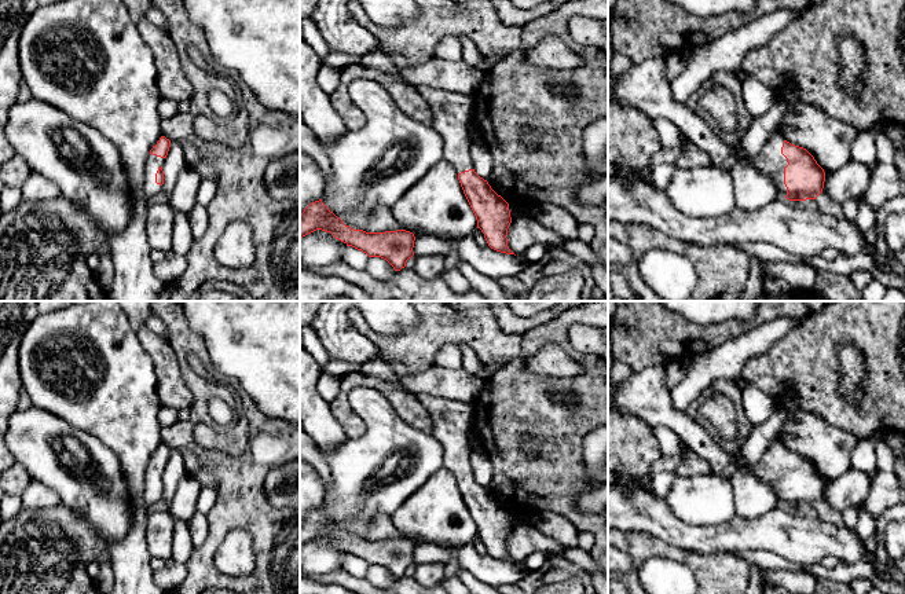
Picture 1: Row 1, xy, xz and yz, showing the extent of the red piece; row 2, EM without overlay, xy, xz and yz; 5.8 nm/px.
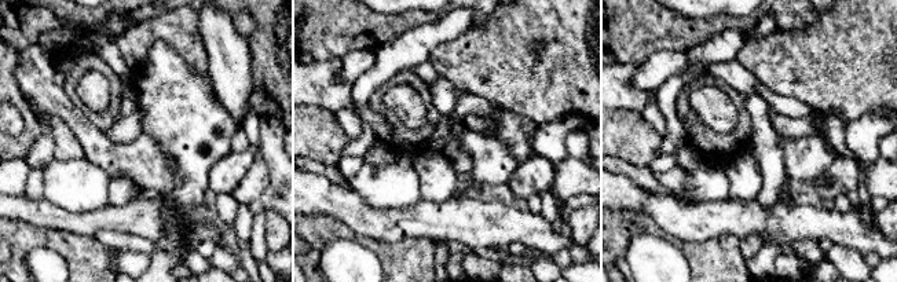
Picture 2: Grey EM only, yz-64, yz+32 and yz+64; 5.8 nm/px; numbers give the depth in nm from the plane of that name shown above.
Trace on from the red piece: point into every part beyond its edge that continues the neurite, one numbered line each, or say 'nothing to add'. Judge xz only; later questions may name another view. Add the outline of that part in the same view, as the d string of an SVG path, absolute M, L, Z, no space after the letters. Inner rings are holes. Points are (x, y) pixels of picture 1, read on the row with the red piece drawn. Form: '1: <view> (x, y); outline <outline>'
1: xz (453, 112); outline M415 85L418 94L429 106L432 128L444 142L444 160L457 173L473 169L468 125L475 114L475 98L429 85Z

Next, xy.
1: xy (151, 190); outline M149 154L143 173L143 192L149 201L161 198L162 186L155 183L155 173L164 165L165 158Z

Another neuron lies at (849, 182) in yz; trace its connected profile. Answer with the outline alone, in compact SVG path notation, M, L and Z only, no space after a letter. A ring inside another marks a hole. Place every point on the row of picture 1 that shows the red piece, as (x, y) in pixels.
M850 160L825 179L822 194L838 205L847 199L860 199L869 186L871 173L872 166Z

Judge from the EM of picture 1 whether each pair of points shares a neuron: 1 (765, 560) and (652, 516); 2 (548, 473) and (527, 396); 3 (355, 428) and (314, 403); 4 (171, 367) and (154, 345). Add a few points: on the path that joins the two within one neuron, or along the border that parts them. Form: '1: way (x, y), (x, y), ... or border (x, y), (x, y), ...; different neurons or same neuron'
1: border (733, 552), (770, 550), (775, 554); different neurons
2: way (553, 454), (550, 420), (546, 415); same neuron
3: border (329, 404), (334, 418), (348, 436); different neurons
4: way (165, 362), (160, 351); same neuron

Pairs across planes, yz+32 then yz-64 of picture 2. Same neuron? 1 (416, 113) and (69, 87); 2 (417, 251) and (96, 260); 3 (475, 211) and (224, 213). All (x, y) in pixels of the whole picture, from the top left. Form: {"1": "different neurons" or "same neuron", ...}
{"1": "different neurons", "2": "same neuron", "3": "different neurons"}

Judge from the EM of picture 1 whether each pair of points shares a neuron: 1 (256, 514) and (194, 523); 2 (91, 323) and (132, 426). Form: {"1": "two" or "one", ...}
{"1": "two", "2": "one"}

